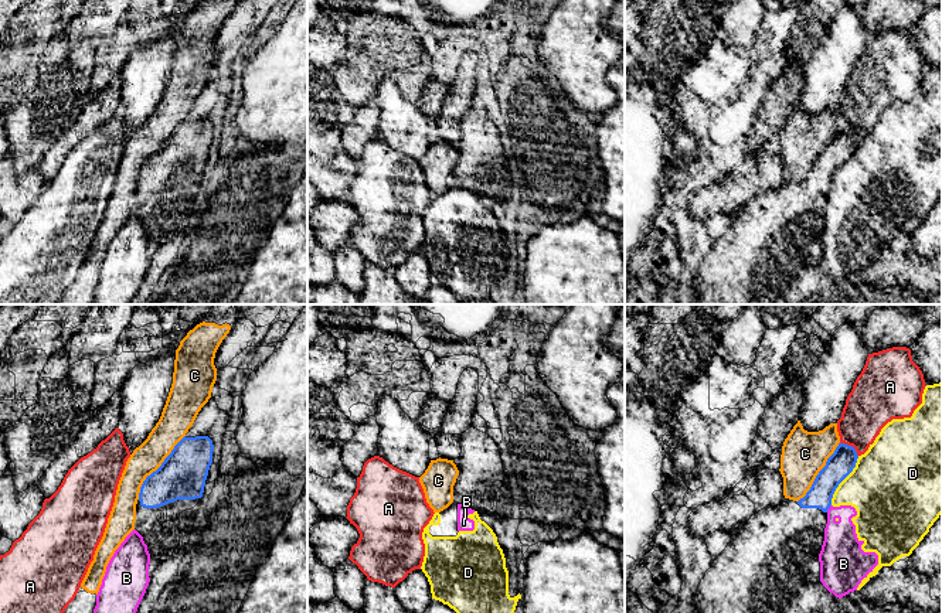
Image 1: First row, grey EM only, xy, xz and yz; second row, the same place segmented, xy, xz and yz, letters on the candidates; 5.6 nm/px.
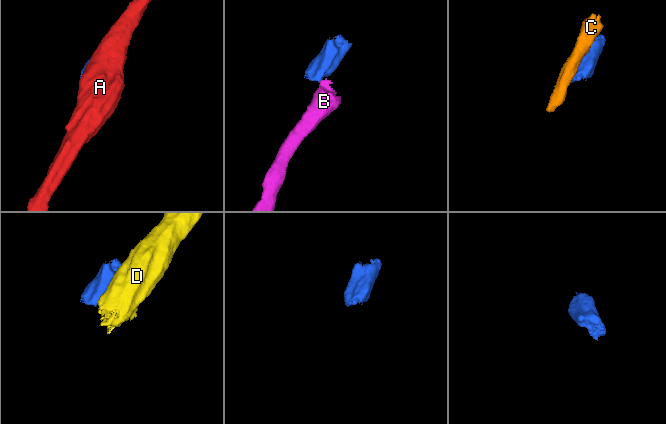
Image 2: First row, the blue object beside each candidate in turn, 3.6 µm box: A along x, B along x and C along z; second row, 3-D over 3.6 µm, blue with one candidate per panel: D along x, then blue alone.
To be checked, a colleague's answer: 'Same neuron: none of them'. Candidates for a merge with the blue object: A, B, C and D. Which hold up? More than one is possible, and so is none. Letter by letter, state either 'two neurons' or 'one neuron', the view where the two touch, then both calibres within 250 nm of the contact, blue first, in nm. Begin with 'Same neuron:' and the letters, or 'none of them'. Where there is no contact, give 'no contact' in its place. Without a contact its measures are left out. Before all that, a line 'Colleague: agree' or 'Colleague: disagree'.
Colleague: agree
Same neuron: none of them
A: two neurons | yz | 150/280 nm
B: two neurons | yz | 150/220 nm
C: two neurons | xy | 280/170 nm
D: two neurons | yz | 150/420 nm

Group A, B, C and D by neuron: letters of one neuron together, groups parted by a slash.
A / B D / C

